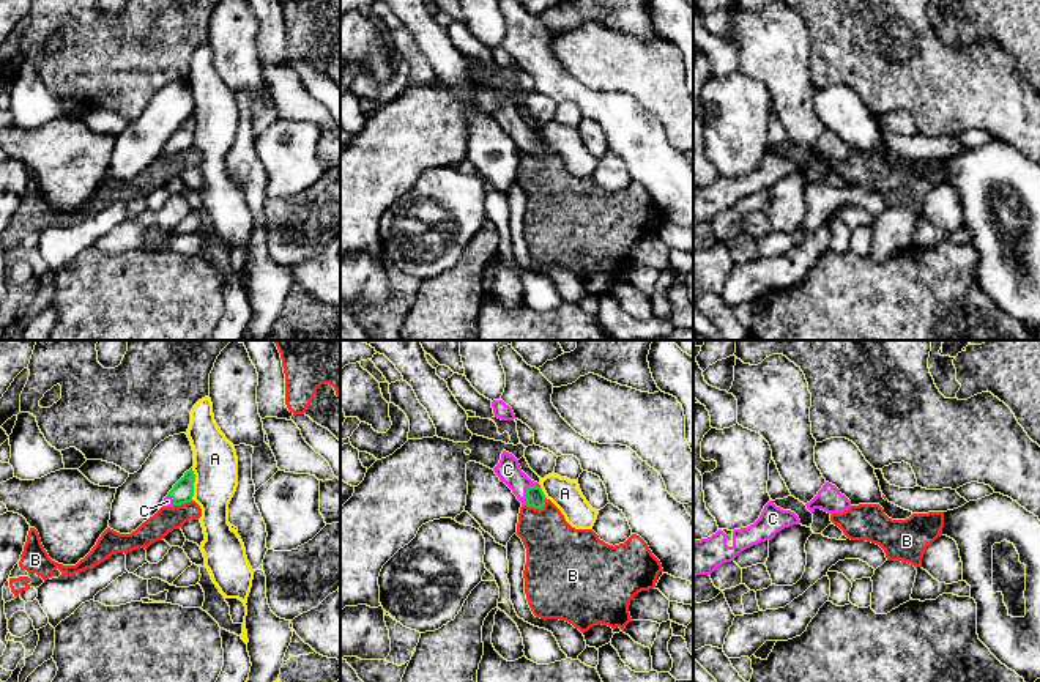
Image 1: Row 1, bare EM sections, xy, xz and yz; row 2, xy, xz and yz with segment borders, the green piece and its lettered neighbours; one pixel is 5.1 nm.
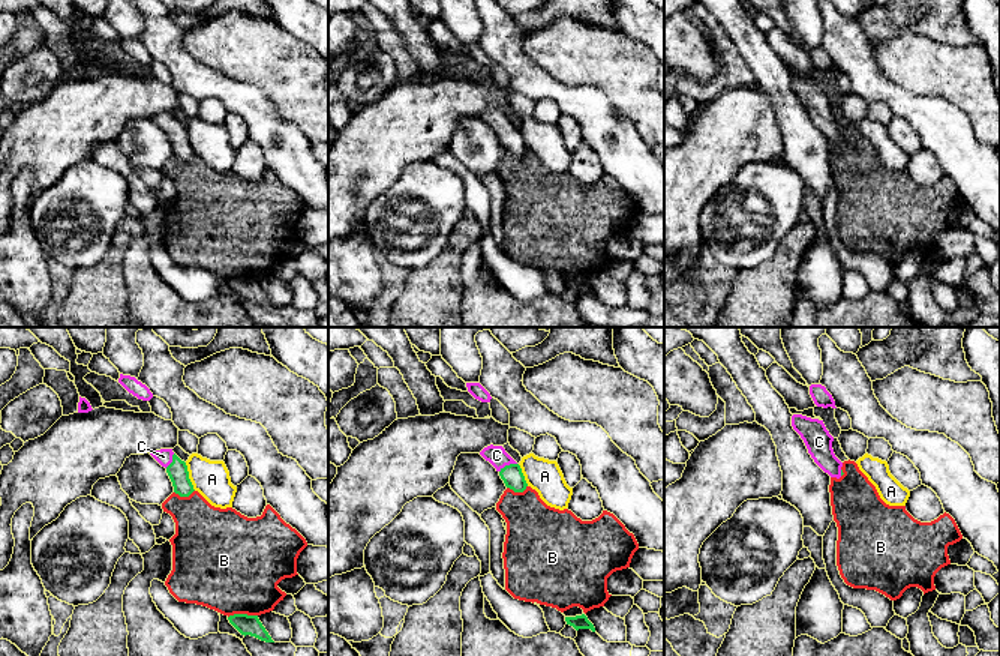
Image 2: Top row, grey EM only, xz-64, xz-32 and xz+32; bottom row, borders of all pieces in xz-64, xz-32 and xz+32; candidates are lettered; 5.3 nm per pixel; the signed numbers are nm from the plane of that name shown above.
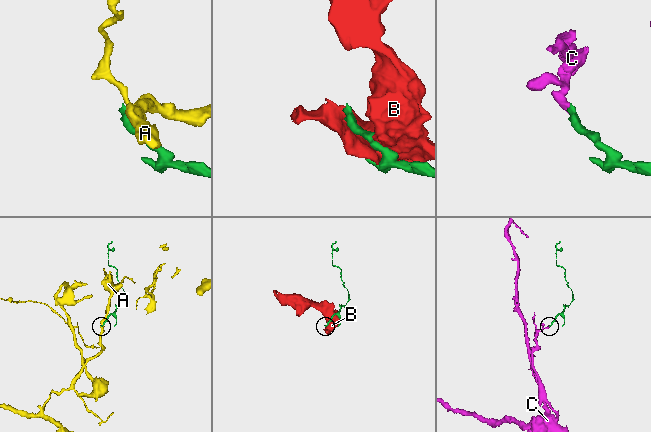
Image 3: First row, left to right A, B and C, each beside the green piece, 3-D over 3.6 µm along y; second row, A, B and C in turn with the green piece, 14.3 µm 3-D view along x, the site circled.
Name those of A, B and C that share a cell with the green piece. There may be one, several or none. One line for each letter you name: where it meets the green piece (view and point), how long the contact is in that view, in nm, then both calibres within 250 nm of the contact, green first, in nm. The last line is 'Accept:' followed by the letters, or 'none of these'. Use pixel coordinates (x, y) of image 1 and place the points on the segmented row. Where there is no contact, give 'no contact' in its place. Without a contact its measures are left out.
C: meets green in xz at (527, 492); contact 130 nm long; 100 nm thick on the green side, 120 nm on the other
Accept: C

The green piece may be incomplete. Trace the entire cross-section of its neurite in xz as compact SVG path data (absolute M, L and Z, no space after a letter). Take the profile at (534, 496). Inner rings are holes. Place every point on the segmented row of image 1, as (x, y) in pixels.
M503 450L501 460L493 471L512 490L522 506L544 509L545 495L542 488L522 471L512 454Z

